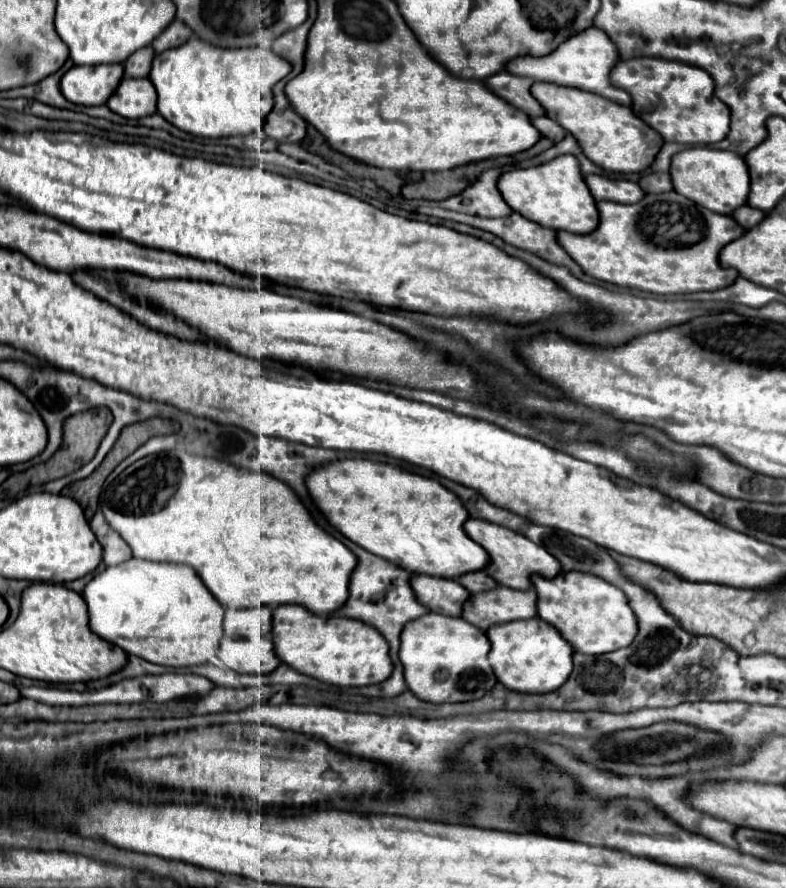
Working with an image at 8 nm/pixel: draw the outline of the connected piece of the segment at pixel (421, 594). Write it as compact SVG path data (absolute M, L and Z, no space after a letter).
M410 573L410 579L416 599L422 601L430 611L452 617L460 615L460 603L464 603L468 591L462 589L462 585L456 585L454 579L420 575L420 573Z

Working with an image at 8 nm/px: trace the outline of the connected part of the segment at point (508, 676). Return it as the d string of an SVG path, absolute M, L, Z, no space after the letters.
M540 617L492 625L486 635L492 643L488 661L496 679L508 689L516 689L520 693L548 693L558 689L572 671L574 649L564 641L564 637L560 637L556 627L540 621Z

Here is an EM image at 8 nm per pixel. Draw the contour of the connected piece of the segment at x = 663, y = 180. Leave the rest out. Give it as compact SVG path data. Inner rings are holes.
M646 173L640 177L638 185L646 193L664 193L664 191L672 189L672 181L670 181L668 173Z

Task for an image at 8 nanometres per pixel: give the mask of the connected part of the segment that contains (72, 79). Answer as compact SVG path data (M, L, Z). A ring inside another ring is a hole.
M122 65L72 67L60 81L62 95L76 105L104 105L124 77Z

